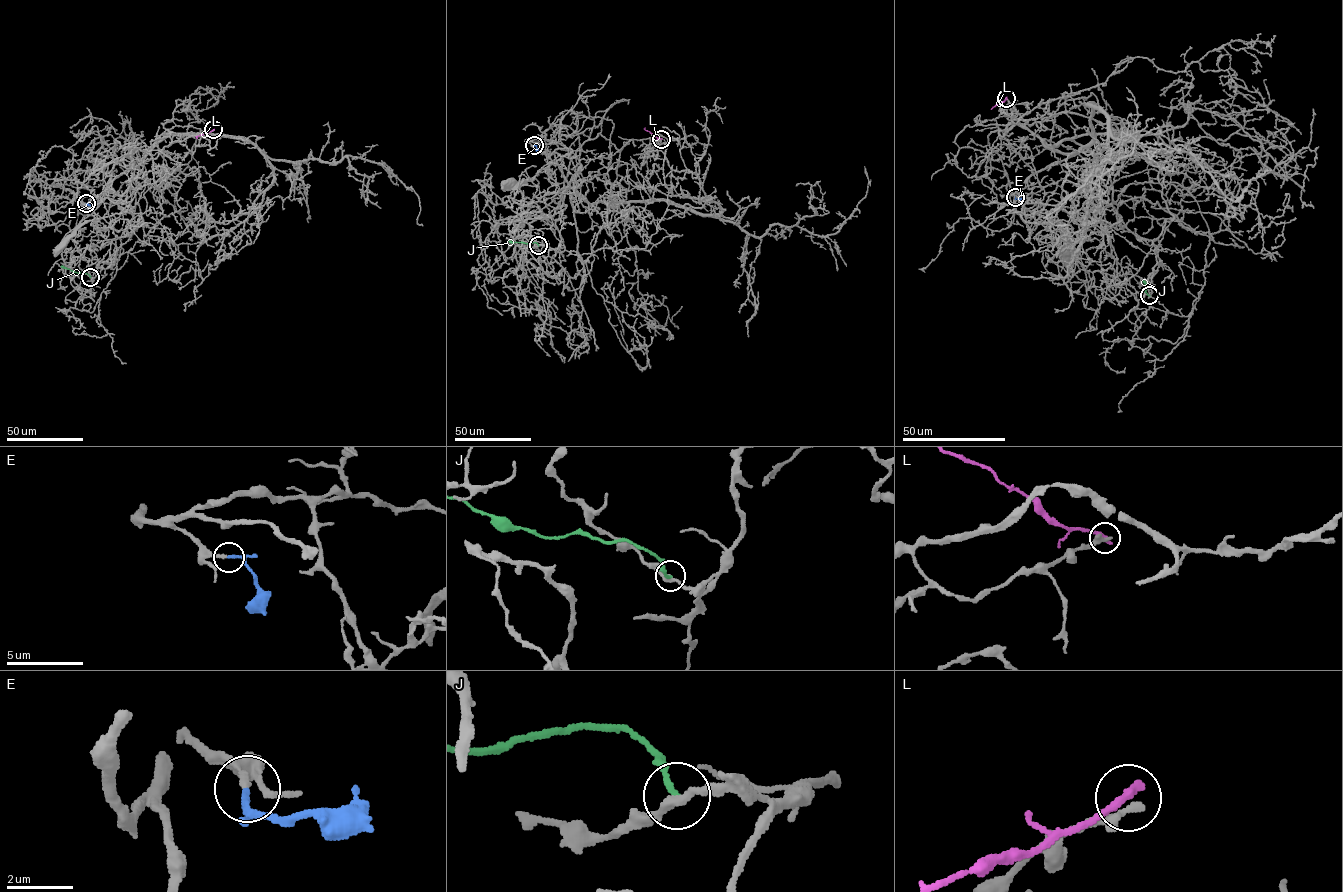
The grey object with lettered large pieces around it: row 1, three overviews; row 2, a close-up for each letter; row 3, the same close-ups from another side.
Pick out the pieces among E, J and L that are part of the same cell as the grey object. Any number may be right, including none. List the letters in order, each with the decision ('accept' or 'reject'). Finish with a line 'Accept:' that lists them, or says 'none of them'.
E: reject
J: reject
L: reject
Accept: none of them

